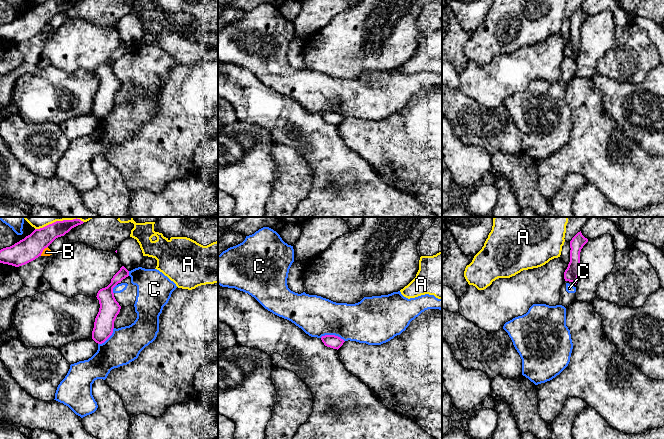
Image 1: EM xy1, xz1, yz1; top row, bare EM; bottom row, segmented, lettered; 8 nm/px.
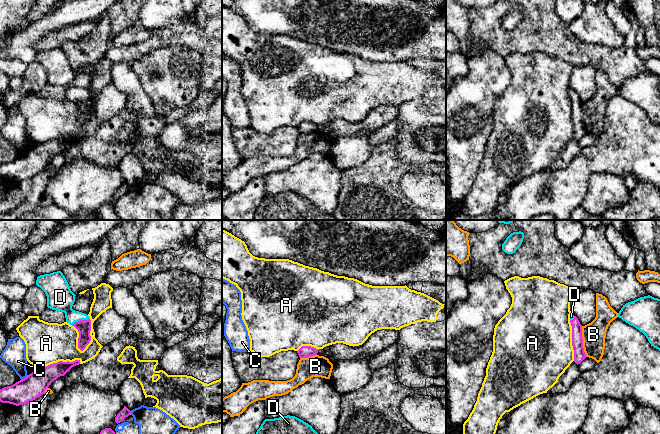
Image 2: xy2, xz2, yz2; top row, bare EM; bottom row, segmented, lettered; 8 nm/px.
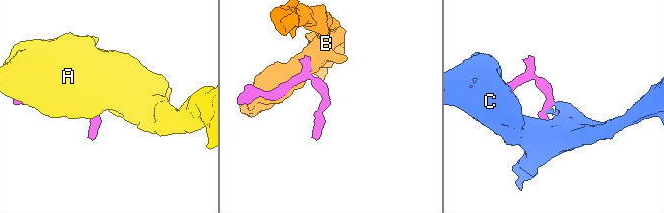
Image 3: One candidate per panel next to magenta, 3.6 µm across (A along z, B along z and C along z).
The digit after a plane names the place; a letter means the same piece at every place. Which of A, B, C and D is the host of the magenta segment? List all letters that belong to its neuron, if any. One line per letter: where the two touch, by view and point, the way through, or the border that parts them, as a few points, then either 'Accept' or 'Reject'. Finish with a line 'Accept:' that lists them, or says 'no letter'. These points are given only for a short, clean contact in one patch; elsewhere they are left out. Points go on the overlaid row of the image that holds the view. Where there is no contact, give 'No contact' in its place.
A: Touches magenta at xy2 (89, 335). Reject
B: Touches magenta at yz2 (582, 341). Reject
C: Touches magenta at xz1 (332, 335). Reject
D: Touches magenta at xy2 (80, 320). Path across: xy2 (83, 326), (80, 320), (65, 306), (60, 297). Accept
Accept: D

